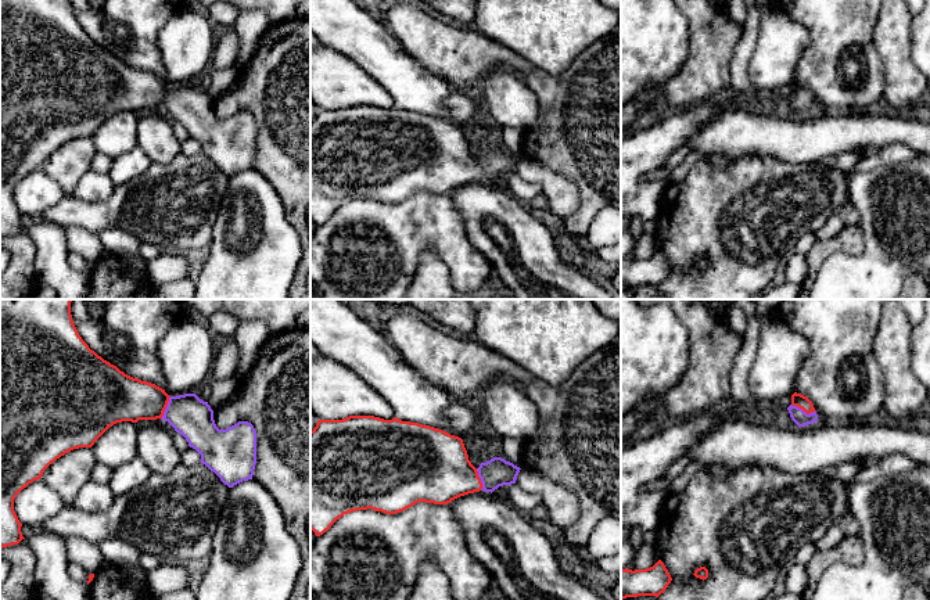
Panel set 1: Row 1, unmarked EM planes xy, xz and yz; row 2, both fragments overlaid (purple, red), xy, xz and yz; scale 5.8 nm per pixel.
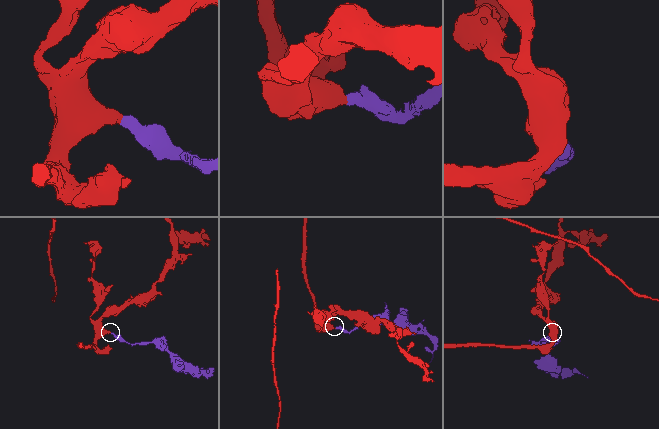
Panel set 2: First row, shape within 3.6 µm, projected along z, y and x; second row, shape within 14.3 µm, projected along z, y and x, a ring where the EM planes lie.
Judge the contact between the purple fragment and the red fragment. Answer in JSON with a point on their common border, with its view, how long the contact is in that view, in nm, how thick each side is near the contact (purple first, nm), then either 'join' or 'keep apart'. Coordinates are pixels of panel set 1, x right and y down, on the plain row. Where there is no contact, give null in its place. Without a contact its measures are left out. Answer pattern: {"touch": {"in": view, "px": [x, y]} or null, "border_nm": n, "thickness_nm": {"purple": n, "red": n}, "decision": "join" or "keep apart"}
{"touch": {"in": "yz", "px": [803, 100]}, "border_nm": 150, "thickness_nm": {"purple": 90, "red": 80}, "decision": "join"}

